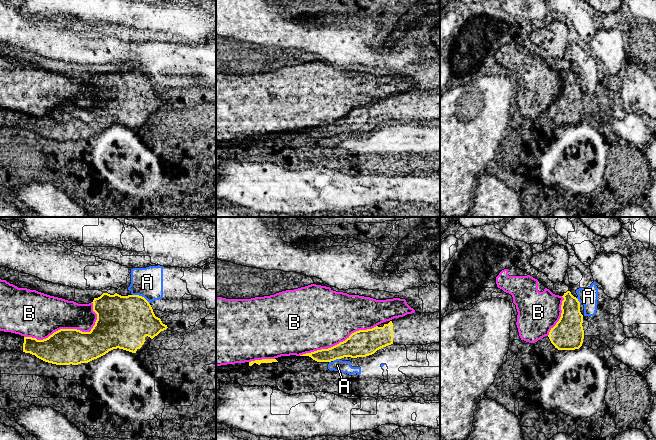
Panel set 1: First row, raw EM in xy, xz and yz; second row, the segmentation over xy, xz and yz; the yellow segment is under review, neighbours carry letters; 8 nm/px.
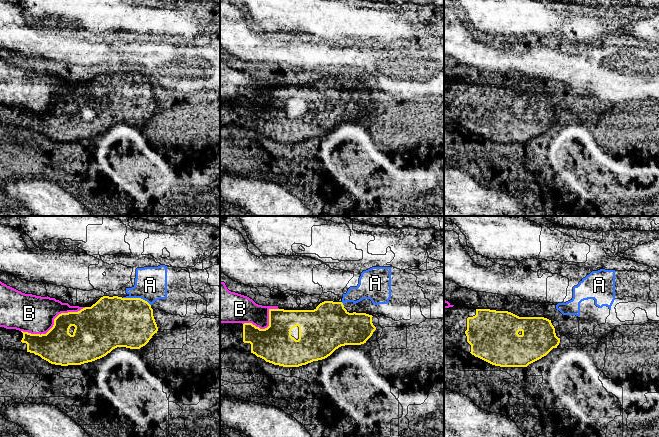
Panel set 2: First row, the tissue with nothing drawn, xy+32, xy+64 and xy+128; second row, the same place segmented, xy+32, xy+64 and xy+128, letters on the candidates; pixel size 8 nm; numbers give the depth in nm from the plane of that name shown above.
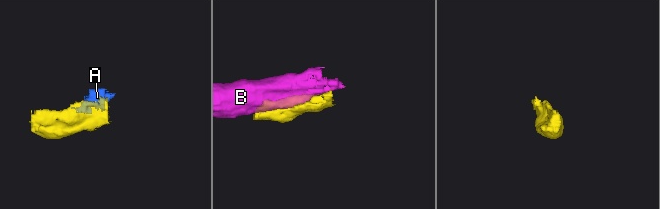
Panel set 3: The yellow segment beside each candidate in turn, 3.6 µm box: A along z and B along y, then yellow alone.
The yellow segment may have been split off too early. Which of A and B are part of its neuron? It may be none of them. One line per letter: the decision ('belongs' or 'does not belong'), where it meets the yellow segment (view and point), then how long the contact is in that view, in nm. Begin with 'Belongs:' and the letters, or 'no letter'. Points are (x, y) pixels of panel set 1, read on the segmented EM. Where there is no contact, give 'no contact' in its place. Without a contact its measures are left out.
Belongs: no letter
A: does not belong | xy (141, 296) | 170 nm
B: does not belong | xy (70, 329) | 600 nm

